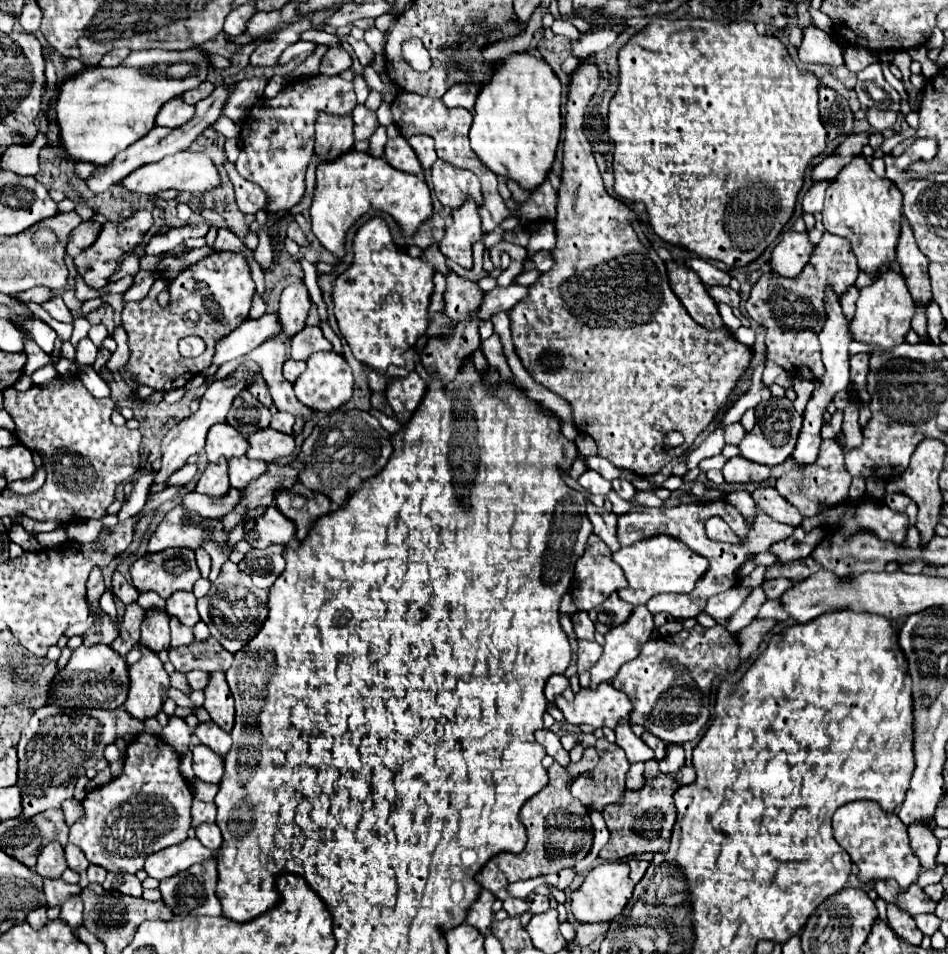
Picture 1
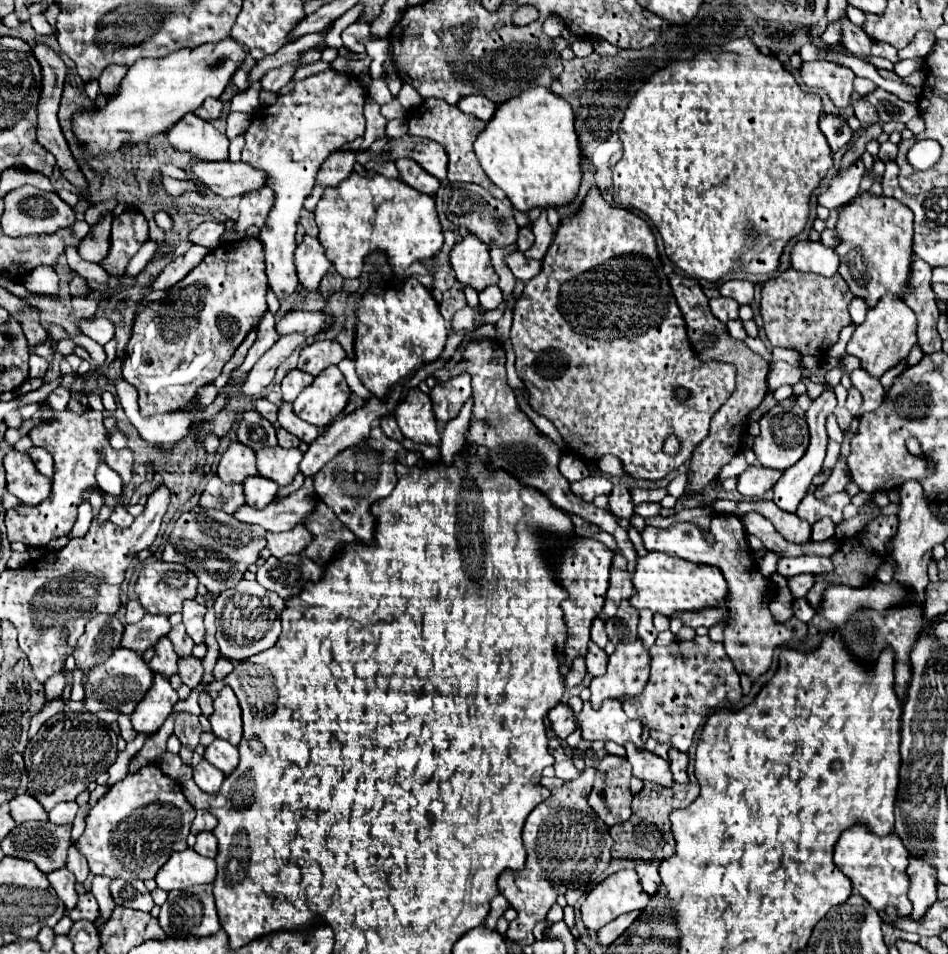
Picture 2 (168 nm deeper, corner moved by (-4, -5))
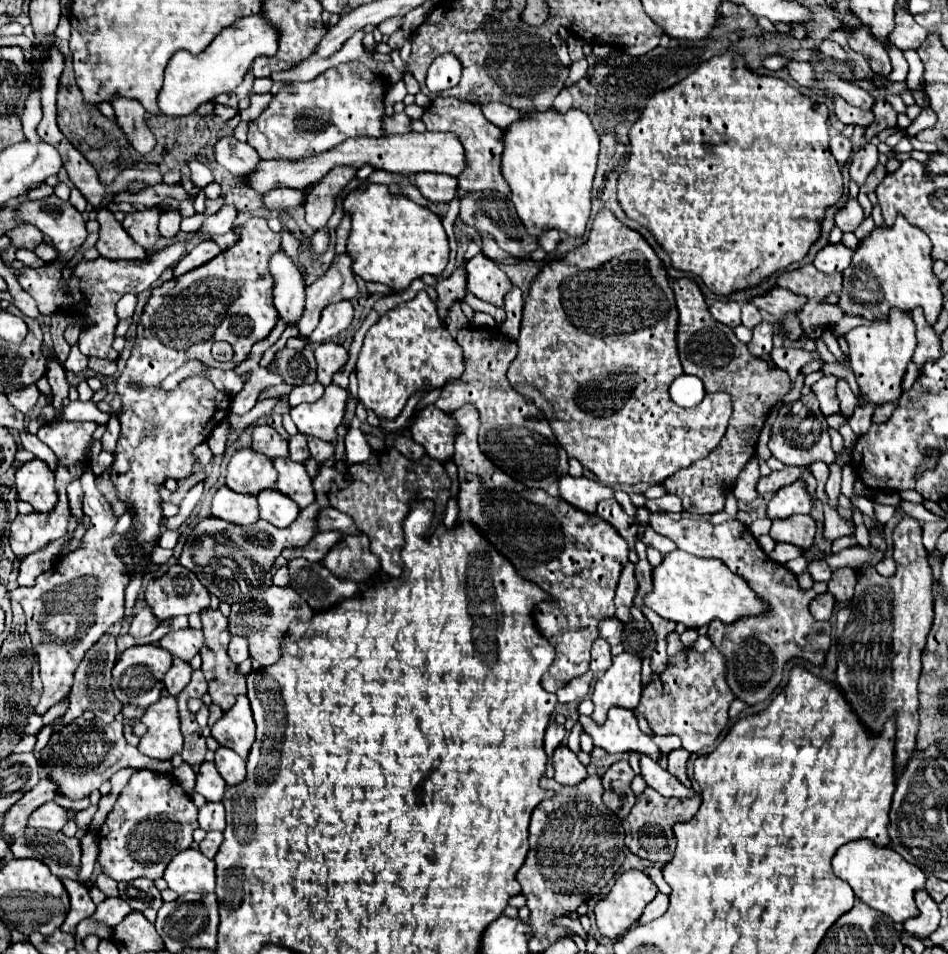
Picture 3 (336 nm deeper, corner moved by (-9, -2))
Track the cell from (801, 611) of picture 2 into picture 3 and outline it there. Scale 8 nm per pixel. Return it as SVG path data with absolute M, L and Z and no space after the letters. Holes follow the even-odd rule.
M823 593L823 595L817 595L817 599L811 601L809 609L811 609L811 615L815 619L831 619L831 611L835 607L835 597L831 593Z

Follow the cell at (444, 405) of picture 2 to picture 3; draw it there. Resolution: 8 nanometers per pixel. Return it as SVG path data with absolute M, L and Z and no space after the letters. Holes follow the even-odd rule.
M463 405L451 417L463 429L463 433L459 433L455 439L455 455L453 455L461 481L457 497L459 505L457 521L473 523L481 531L481 535L485 535L485 539L489 539L489 543L493 543L493 547L501 555L505 555L513 563L513 567L517 567L517 573L523 579L537 583L545 593L551 595L551 599L557 599L557 605L541 603L541 607L537 607L537 615L533 615L537 619L537 629L541 631L541 635L545 635L545 639L549 639L549 643L553 643L555 647L555 661L551 663L545 679L541 681L545 691L555 693L557 689L567 685L573 677L579 677L589 671L589 651L593 641L599 637L597 625L599 621L615 615L613 597L621 569L629 561L627 559L629 545L625 543L625 539L621 539L621 535L617 535L613 525L605 523L605 519L601 519L599 515L585 515L585 511L577 511L573 509L571 503L565 503L565 499L561 497L553 499L541 489L529 489L523 483L509 479L509 475L505 475L505 471L501 471L499 467L493 467L493 463L485 459L483 451L477 445L479 415L473 405Z

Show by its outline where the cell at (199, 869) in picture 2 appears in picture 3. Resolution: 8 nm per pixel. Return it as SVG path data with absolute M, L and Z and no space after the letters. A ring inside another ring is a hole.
M185 849L177 853L165 869L169 889L183 895L189 891L215 891L215 861L207 859L199 849Z

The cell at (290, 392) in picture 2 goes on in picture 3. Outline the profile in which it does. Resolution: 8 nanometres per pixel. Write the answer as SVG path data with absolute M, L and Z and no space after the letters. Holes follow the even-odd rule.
M311 383L311 385L301 385L301 387L293 387L293 391L289 393L289 405L297 407L301 403L315 403L317 399L321 399L323 395L323 385L321 383Z

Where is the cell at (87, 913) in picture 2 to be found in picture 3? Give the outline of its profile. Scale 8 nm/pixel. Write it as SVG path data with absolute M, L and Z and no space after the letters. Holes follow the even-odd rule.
M115 897L115 899L105 899L101 905L97 905L93 919L103 921L109 927L117 927L117 923L121 923L121 919L125 919L127 913L133 913L133 909L125 901L121 901L121 897Z

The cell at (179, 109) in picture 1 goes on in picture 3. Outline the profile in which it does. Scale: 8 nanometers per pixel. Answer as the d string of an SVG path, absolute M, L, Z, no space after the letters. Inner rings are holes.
M223 137L215 145L215 161L229 169L233 177L245 179L245 175L257 167L261 157L257 157L257 151L253 151L249 143L241 143L235 137Z

